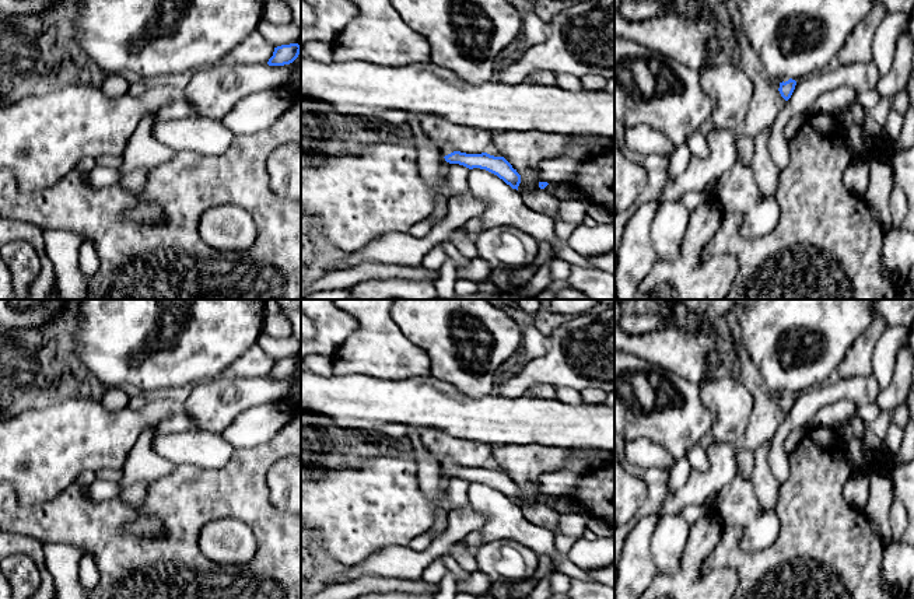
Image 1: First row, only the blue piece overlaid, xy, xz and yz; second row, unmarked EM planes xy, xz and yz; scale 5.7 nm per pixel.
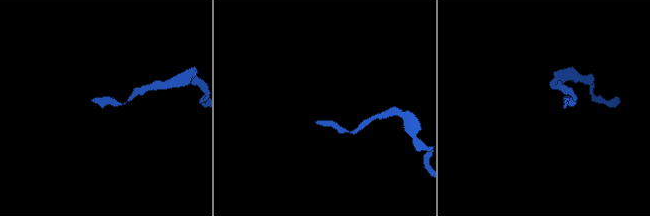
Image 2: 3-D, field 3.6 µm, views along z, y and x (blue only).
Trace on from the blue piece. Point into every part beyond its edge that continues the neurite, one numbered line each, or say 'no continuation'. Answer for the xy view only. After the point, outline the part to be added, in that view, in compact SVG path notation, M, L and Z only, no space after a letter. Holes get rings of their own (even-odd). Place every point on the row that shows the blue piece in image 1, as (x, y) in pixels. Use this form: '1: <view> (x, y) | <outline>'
no continuation

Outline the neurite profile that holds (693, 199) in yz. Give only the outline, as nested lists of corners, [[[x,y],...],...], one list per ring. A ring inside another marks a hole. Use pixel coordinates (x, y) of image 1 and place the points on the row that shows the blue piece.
[[[690,190],[690,192],[686,192],[680,202],[690,210],[696,210],[698,206],[701,206],[703,203],[707,203],[710,202],[711,199],[704,195],[703,192],[697,192],[697,190]]]

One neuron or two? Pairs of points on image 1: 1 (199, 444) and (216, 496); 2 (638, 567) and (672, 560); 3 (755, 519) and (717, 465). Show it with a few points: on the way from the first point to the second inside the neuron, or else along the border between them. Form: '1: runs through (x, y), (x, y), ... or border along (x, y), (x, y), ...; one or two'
1: border along (234, 449), (230, 459), (220, 468), (175, 466); two
2: border along (652, 532), (650, 553), (658, 571); two
3: border along (738, 473), (715, 491); two

